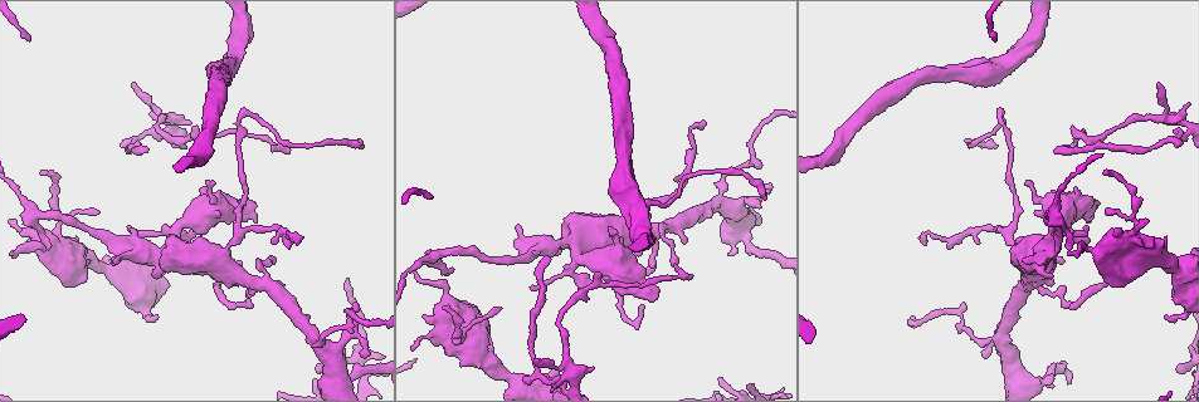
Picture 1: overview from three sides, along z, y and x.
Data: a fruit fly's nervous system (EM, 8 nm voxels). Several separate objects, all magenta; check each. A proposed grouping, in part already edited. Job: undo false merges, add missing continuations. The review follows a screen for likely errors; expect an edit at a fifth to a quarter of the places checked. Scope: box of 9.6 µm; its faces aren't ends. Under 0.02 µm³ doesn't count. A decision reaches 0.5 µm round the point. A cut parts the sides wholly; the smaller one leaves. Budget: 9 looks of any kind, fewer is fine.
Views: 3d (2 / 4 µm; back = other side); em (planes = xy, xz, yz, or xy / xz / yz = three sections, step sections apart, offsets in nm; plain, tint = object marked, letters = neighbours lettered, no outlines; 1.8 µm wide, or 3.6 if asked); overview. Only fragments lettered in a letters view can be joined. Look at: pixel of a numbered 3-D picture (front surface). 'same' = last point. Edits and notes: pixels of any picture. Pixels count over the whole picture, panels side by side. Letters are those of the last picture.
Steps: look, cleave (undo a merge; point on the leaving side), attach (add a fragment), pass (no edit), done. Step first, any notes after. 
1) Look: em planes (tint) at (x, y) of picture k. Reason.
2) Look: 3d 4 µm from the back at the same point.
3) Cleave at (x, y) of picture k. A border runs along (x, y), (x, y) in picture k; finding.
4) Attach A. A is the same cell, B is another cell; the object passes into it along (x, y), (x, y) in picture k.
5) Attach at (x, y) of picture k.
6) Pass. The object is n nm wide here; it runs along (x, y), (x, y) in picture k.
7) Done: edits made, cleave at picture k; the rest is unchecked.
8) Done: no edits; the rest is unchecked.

Look: 3d 2 µm at (640, 307) of picture 1. Branch stops here.

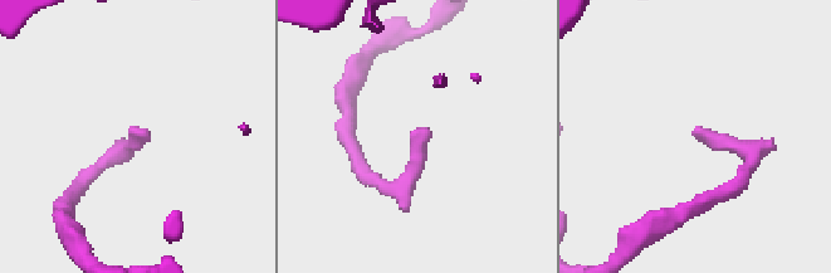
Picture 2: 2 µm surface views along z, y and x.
Look: em planes (tint) at (136, 130) of picture 2. Need the tissue.

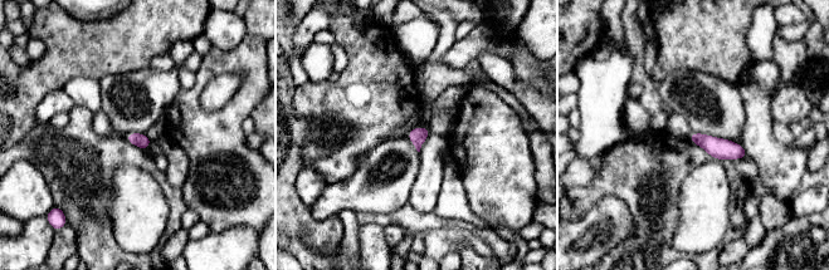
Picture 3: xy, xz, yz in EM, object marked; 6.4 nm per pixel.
Look: em planes (letters) at the same point.

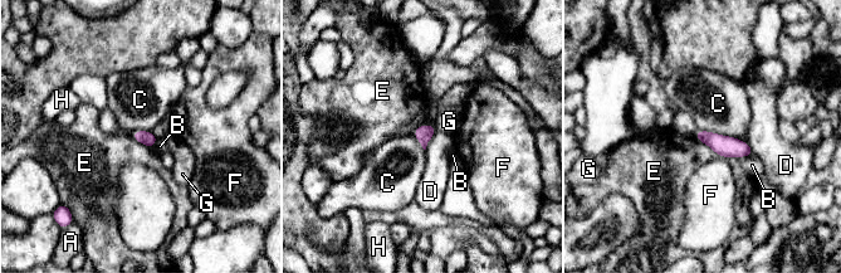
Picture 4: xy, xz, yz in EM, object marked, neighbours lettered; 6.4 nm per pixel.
Pass. A, B, C, D, E, F, G and H are other cells; a border runs along (698, 128), (738, 139) in picture 4; none of them fits.

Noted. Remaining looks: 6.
Look: em planes (letters) at (717, 380) of picture 1. Free end.

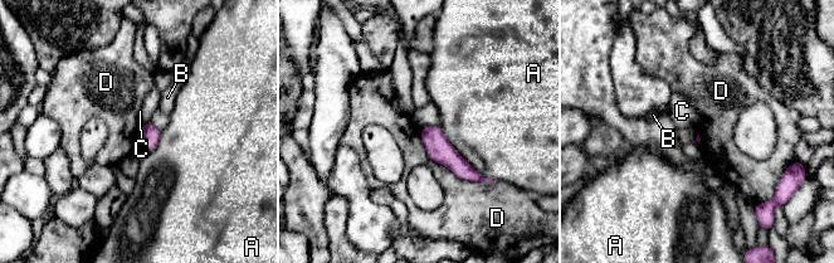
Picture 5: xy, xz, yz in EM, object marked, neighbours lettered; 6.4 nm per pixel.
Pass. A, B, C and D are other cells; a border runs along (419, 128), (433, 160), (491, 183) in picture 5; none of them fits.

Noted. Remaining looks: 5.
Look: em xz step 16 (tint) at (546, 259) of picture 1. An open end.

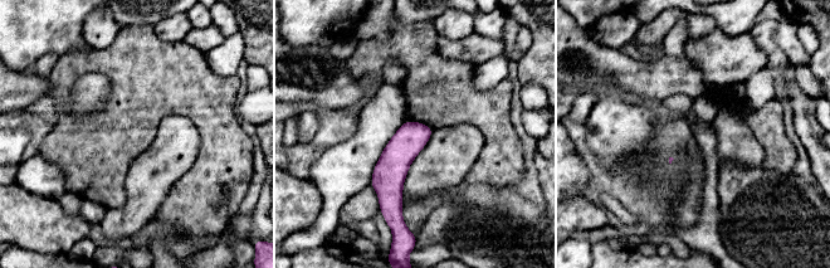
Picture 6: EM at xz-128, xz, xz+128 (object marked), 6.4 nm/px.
Look: em planes (letters) at the same point. Another direction.

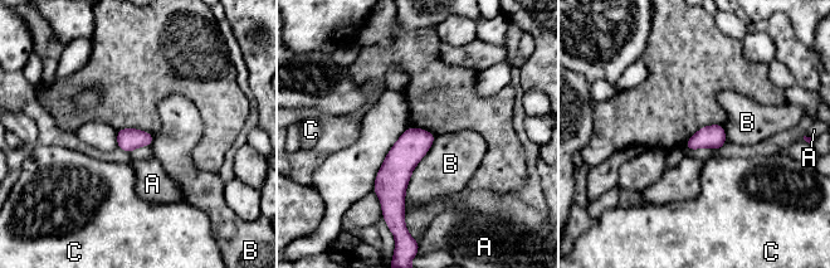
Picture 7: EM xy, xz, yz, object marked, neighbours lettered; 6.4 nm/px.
Pass. The object is 150 nm wide here; A, B and C are other cells; a border runs along (435, 136), (413, 171), (405, 208) in picture 7; none of them fits.

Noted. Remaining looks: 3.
Look: 3d 2 µm at (361, 145) of picture 1. Thin end.

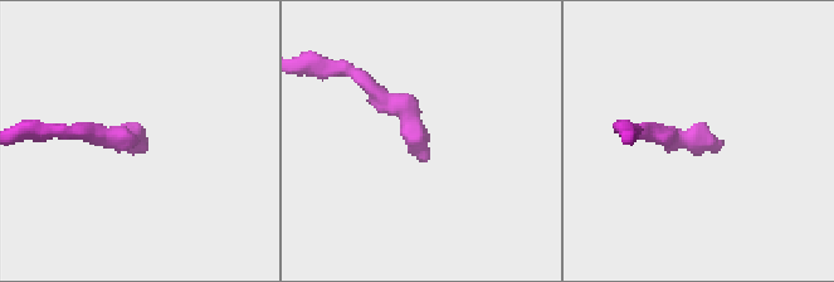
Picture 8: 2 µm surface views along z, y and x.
Look: em xy step 8 (letters) at (142, 143) of picture 8.

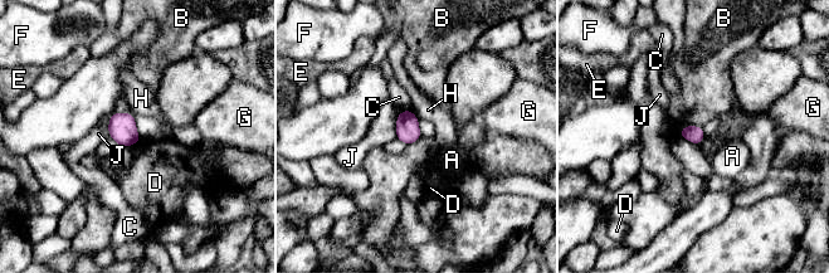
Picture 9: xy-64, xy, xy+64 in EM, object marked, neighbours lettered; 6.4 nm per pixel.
Look: em xz step 4 (letters) at the same point.

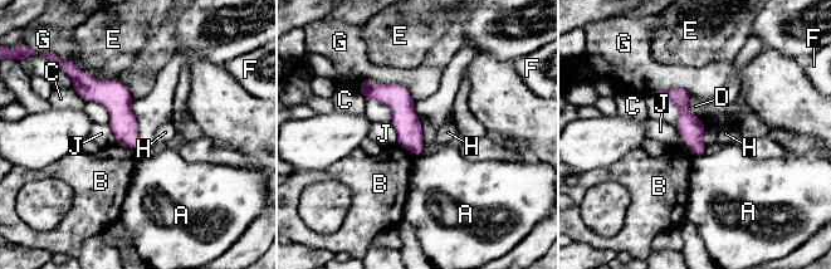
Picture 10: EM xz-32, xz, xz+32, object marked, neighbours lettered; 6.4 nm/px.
Pass. The object is 160 nm wide here; A, B, C, D, E, F, G, H and J are other cells; a border runs along (117, 143), (125, 147), (138, 148) in picture 10; no lettered fragment goes on from it.

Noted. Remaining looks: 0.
Done: no edits; the rest is unchecked.

